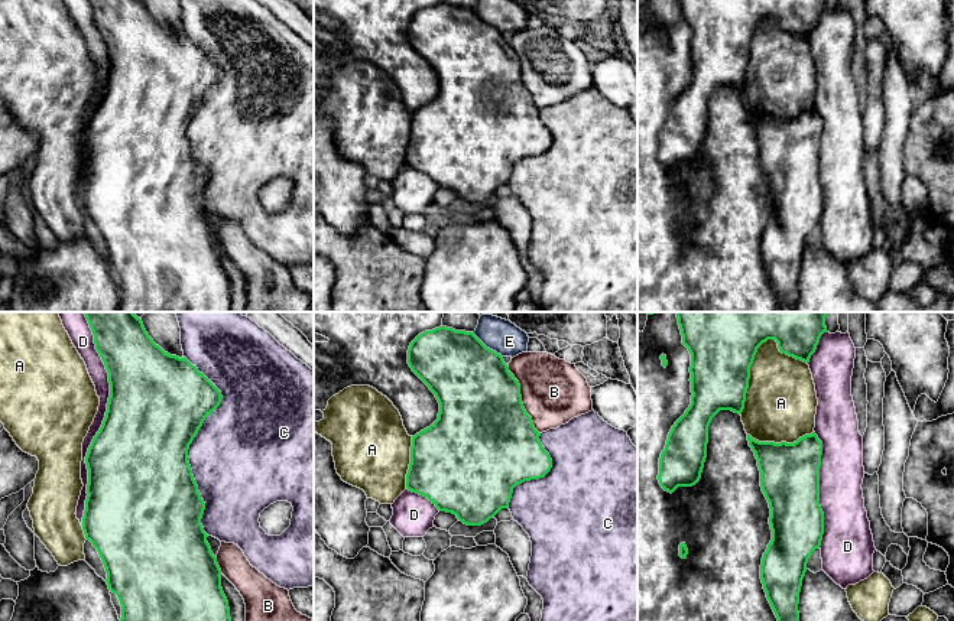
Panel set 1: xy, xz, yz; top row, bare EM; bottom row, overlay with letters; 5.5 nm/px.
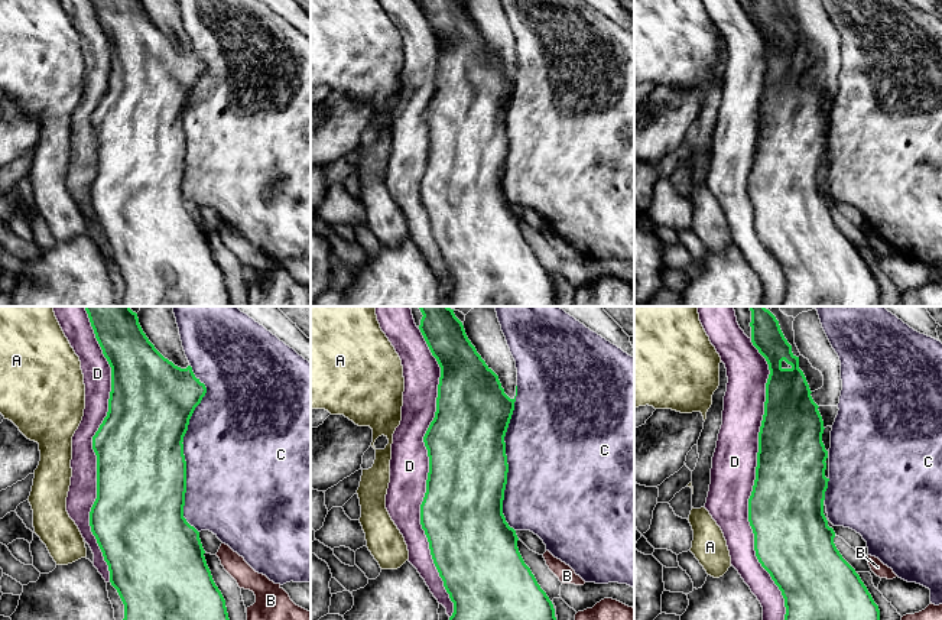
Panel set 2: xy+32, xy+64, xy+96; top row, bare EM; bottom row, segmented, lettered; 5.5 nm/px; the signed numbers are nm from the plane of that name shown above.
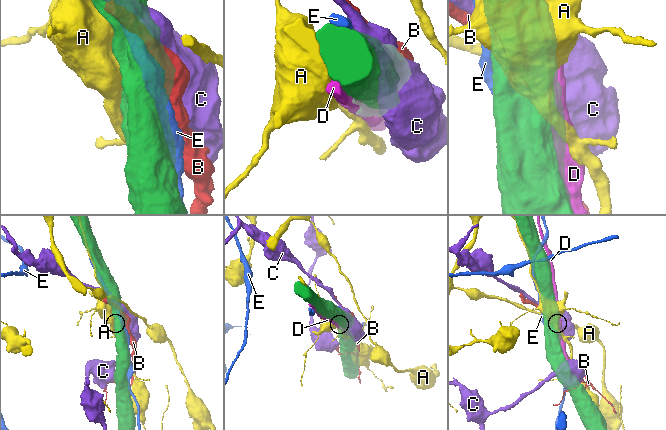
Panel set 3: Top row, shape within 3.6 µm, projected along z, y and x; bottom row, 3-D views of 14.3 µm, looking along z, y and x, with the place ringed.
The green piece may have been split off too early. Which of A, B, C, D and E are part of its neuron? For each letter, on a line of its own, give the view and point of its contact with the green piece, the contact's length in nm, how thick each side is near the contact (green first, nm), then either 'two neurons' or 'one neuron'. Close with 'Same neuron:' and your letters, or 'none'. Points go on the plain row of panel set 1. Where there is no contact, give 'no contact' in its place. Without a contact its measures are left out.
A: contact yz (755, 31); length 480 nm; calibres 360 and 360 nm; two neurons
B: contact xz (521, 77); length 420 nm; calibres 500 and 360 nm; two neurons
C: contact xy (190, 120); length 1000 nm; calibres 500 and 480 nm; two neurons
D: contact xy (101, 101); length 1100 nm; calibres 500 and 90 nm; one neuron
E: contact xz (486, 23); length 220 nm; calibres 440 and 180 nm; two neurons
Same neuron: D

